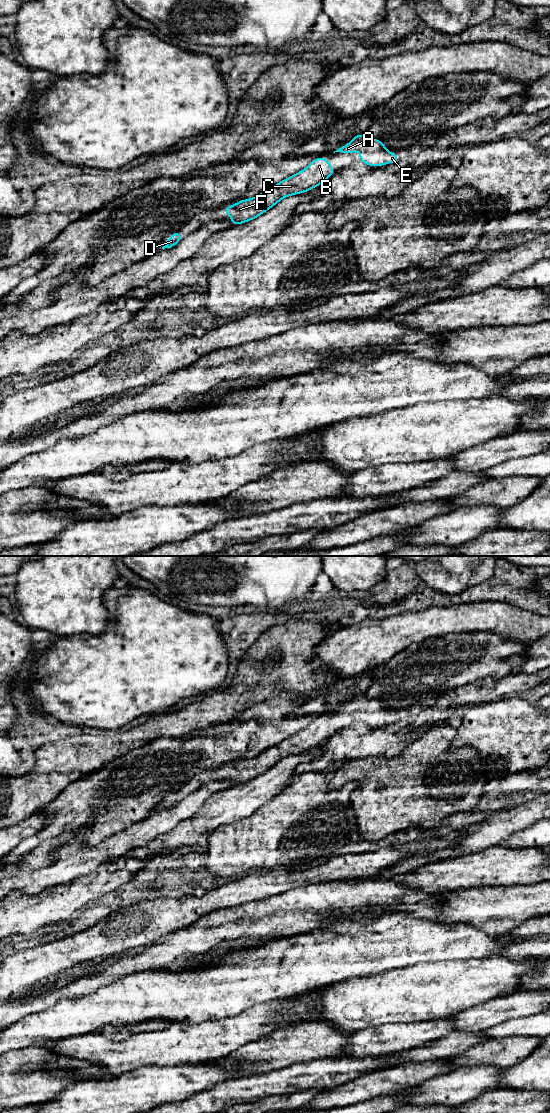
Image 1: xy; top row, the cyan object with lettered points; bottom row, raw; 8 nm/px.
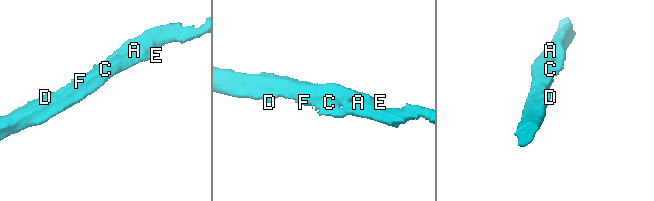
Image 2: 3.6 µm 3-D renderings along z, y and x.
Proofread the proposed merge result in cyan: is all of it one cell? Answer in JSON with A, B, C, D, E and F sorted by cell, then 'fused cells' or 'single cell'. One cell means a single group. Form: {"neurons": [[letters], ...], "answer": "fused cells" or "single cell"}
{"neurons": [["A", "B", "C", "D", "E", "F"]], "answer": "single cell"}

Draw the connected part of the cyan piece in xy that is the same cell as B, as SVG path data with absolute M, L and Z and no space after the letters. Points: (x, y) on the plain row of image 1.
M327 718L314 719L308 727L280 741L275 746L261 754L236 762L233 766L223 767L223 773L228 773L232 785L242 784L259 777L272 768L283 758L305 753L320 744L335 733Z

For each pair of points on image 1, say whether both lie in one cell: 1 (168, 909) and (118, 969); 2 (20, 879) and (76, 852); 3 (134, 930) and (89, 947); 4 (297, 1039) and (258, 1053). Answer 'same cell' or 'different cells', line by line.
1: different cells
2: same cell
3: same cell
4: same cell

